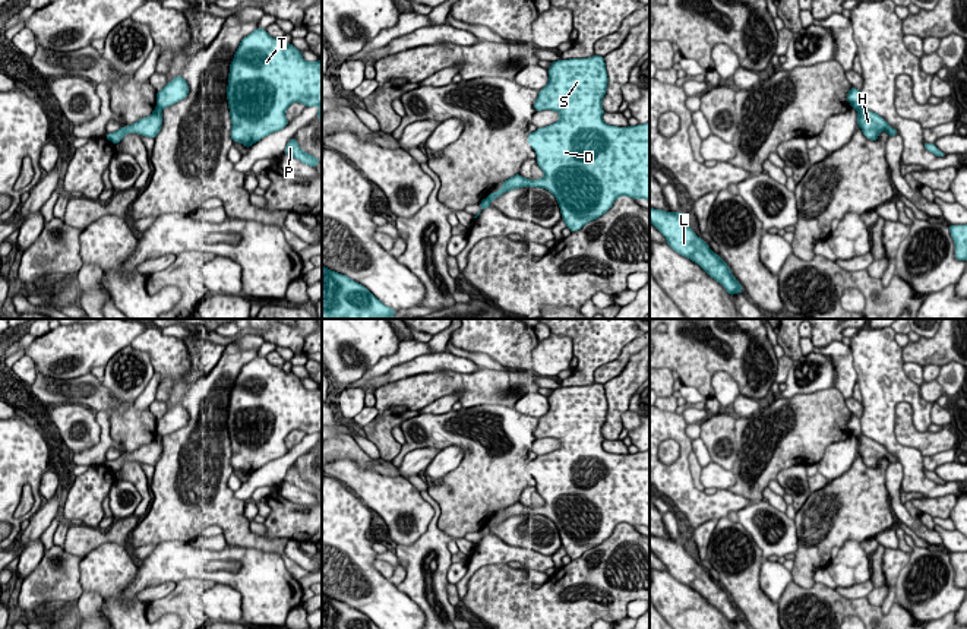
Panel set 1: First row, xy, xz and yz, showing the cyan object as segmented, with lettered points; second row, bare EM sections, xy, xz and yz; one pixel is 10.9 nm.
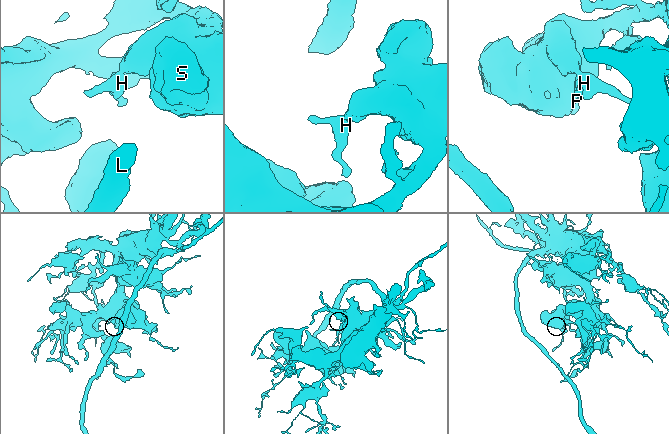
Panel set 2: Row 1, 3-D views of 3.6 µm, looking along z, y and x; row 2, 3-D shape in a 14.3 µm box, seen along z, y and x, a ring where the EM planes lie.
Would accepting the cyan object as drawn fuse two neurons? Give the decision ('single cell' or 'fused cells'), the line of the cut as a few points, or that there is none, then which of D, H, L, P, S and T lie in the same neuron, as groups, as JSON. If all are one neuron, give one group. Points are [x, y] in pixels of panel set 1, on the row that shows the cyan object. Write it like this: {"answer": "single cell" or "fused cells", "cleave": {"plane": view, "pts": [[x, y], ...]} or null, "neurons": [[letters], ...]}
{"answer": "fused cells", "cleave": {"plane": "yz", "pts": [[862, 106], [856, 108]]}, "neurons": [["D", "L", "P", "S", "T"], ["H"]]}

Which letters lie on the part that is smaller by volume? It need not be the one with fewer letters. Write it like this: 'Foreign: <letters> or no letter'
Foreign: H

